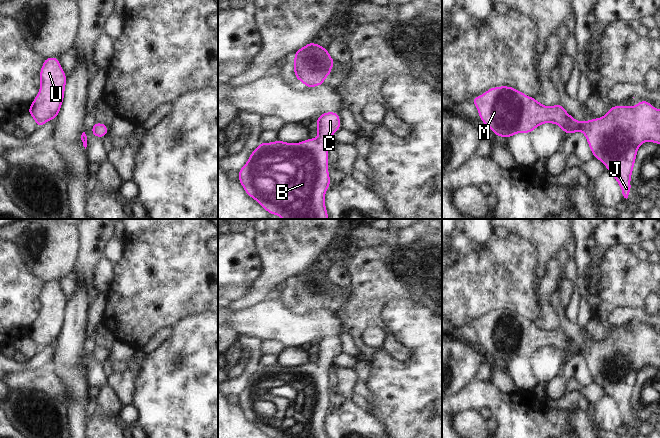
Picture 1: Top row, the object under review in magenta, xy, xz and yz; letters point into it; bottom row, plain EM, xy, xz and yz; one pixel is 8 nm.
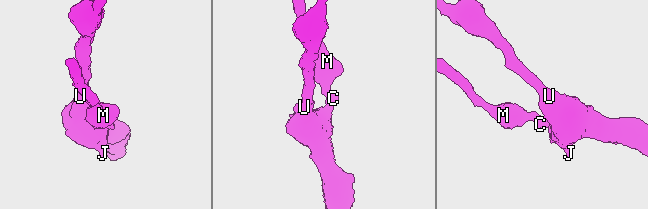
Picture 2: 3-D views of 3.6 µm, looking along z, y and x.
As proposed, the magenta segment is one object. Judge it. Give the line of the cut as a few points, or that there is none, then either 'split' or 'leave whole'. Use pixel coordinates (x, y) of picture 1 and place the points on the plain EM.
no cut; leave whole

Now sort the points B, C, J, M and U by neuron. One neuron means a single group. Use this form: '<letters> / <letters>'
B C J M U

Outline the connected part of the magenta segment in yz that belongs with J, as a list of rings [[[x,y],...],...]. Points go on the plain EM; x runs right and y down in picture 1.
[[[492,311],[484,318],[471,323],[477,331],[480,344],[488,350],[496,360],[508,363],[516,357],[531,357],[543,347],[555,347],[566,359],[582,355],[590,370],[592,379],[603,386],[617,404],[624,422],[632,415],[630,403],[636,384],[638,371],[645,365],[660,369],[660,334],[655,333],[648,325],[642,324],[634,331],[624,329],[612,330],[608,337],[598,343],[587,346],[575,345],[563,330],[558,327],[551,331],[543,330],[536,323],[525,319],[513,311]]]

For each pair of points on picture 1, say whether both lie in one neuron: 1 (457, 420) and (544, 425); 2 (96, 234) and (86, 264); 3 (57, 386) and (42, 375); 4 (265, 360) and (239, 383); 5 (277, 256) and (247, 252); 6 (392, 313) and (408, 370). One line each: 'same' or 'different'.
1: different
2: same
3: same
4: different
5: different
6: same

